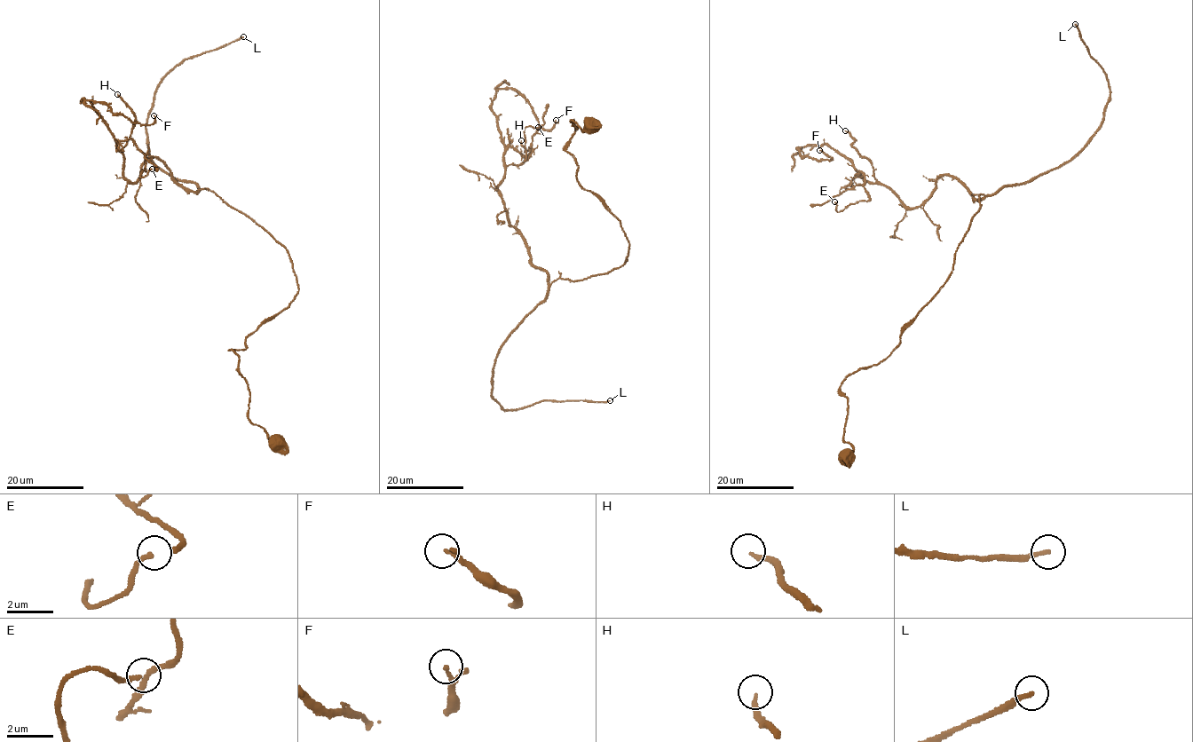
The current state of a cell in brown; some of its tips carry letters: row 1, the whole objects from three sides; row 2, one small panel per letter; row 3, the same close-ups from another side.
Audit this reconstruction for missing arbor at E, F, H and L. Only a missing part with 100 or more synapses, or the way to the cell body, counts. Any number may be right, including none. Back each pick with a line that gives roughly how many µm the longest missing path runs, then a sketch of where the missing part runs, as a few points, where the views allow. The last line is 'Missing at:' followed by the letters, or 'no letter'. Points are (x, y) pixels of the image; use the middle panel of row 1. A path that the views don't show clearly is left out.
L: missing 300 µm
Missing at: L

